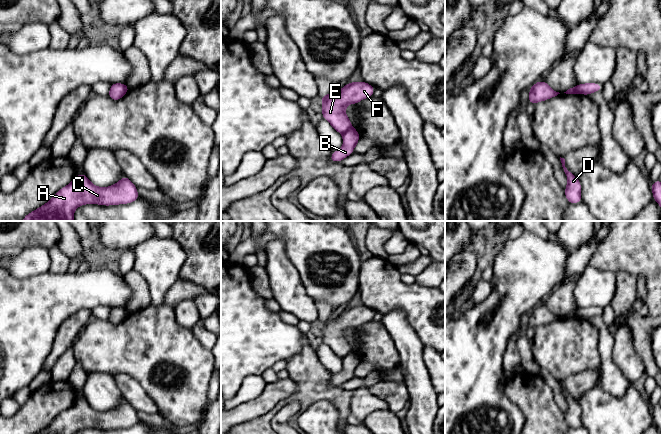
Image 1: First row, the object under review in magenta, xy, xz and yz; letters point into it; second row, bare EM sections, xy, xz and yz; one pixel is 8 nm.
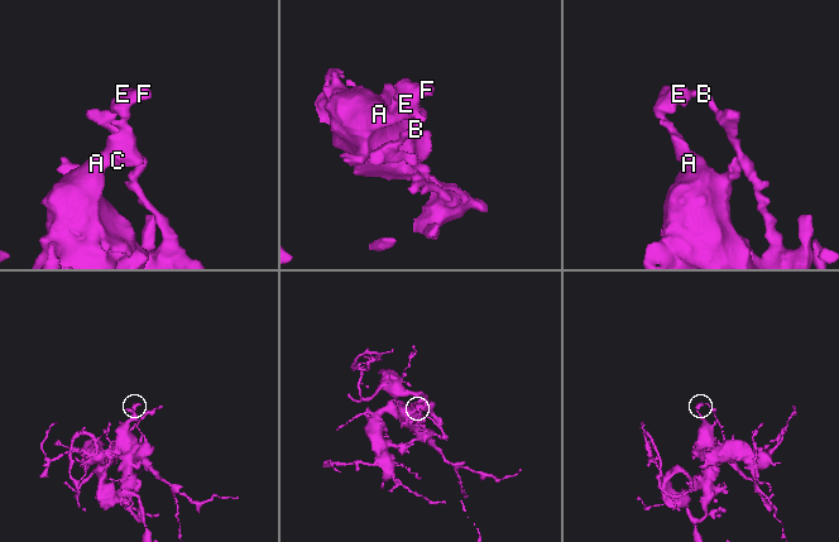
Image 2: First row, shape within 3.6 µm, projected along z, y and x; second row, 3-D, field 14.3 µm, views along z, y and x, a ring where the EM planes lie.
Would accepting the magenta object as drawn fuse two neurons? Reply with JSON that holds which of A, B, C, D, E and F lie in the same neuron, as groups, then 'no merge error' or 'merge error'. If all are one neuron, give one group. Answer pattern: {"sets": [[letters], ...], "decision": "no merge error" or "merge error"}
{"sets": [["A", "C", "D", "E", "F"], ["B"]], "decision": "merge error"}

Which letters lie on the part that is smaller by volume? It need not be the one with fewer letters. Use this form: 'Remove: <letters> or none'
Remove: B

